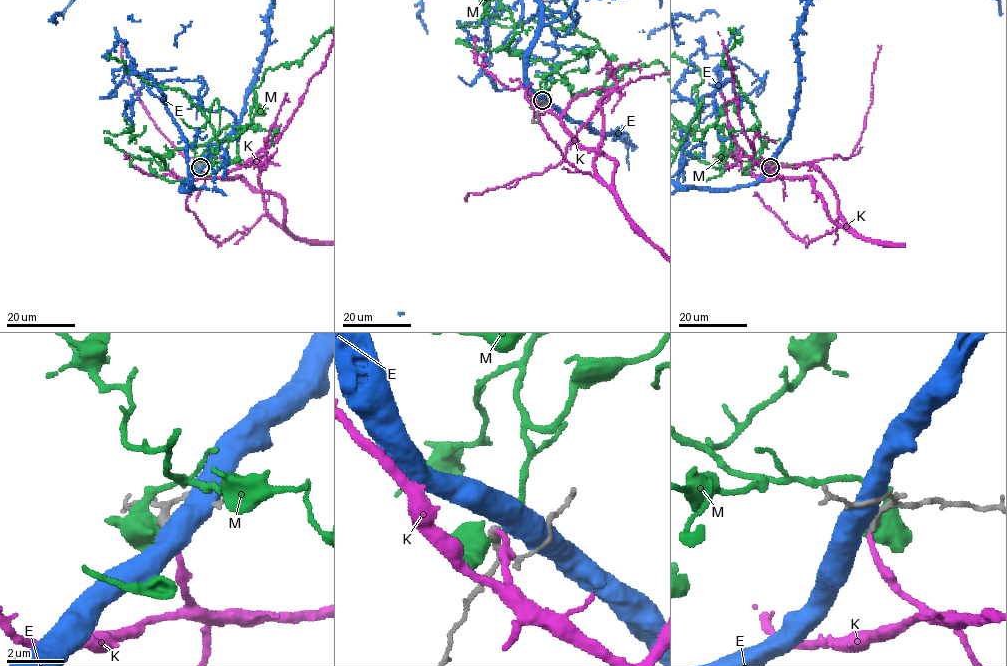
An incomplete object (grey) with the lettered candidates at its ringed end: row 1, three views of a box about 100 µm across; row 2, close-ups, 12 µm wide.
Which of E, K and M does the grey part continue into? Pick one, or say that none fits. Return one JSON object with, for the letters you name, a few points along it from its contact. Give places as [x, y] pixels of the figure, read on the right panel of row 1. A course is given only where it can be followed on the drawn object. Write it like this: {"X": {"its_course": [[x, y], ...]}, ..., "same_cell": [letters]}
{"same_cell": ["K"]}

